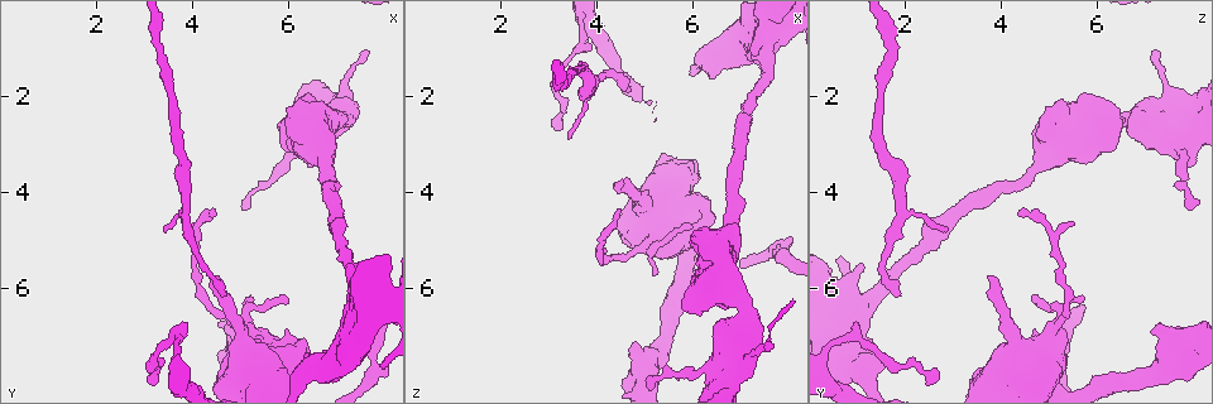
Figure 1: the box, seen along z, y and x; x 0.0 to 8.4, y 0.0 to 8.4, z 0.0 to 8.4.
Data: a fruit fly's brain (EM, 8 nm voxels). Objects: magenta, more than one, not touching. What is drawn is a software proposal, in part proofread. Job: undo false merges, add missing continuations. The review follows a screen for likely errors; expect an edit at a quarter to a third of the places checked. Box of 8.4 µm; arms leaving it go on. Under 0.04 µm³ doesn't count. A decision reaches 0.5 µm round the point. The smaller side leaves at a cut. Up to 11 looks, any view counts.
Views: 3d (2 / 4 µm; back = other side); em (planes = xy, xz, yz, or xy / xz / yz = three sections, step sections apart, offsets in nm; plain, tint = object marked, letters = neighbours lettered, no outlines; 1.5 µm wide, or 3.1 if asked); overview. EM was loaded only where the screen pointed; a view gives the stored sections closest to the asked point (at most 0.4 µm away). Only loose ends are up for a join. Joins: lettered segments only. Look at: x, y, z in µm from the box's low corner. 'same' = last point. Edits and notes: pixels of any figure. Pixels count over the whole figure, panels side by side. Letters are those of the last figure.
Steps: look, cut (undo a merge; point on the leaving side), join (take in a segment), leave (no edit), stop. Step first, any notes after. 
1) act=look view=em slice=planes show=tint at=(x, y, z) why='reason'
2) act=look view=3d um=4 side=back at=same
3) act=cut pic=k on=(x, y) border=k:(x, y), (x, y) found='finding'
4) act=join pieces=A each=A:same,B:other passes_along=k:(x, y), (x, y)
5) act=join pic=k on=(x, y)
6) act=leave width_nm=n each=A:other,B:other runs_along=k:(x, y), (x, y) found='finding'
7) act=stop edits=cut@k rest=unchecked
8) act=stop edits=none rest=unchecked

act=look view=em slice=xz step=8 show=letters at=(4.45, 4.40, 4.35) why='branch stops here'

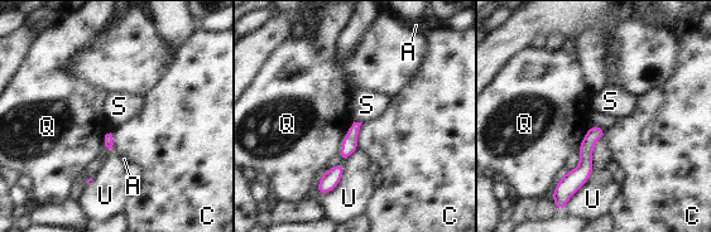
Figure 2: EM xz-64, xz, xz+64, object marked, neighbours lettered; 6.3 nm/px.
act=look view=em slice=planes show=letters at=same

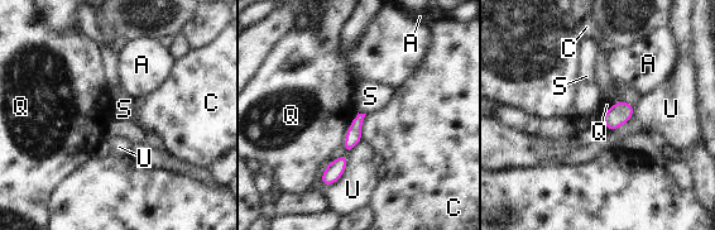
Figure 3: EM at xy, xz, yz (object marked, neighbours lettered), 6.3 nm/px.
act=leave each=A:other,C:other,Q:other,S:other,U:other runs_along=3:(360, 116), (344, 159), (327, 181) found='no lettered segment goes on from it'

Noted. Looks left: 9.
act=look view=3d um=4 at=(4.65, 6.15, 1.90) why='free end'

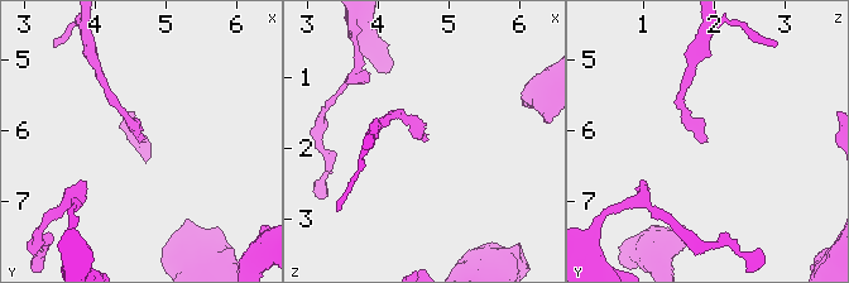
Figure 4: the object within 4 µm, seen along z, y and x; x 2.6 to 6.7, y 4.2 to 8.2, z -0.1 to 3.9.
act=look view=em slice=planes show=letters at=(4.65, 6.20, 1.90) why='now the EM'

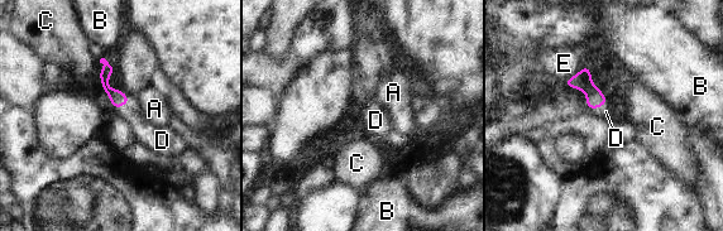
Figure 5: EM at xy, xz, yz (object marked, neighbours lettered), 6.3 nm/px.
act=join pieces=D longest_contact=E:140nm each=A:other,B:other,C:other,D:same,E:other passes_along=5:(582, 81), (598, 106), (606, 111) found='it goes on there'

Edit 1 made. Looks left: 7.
act=look view=overview

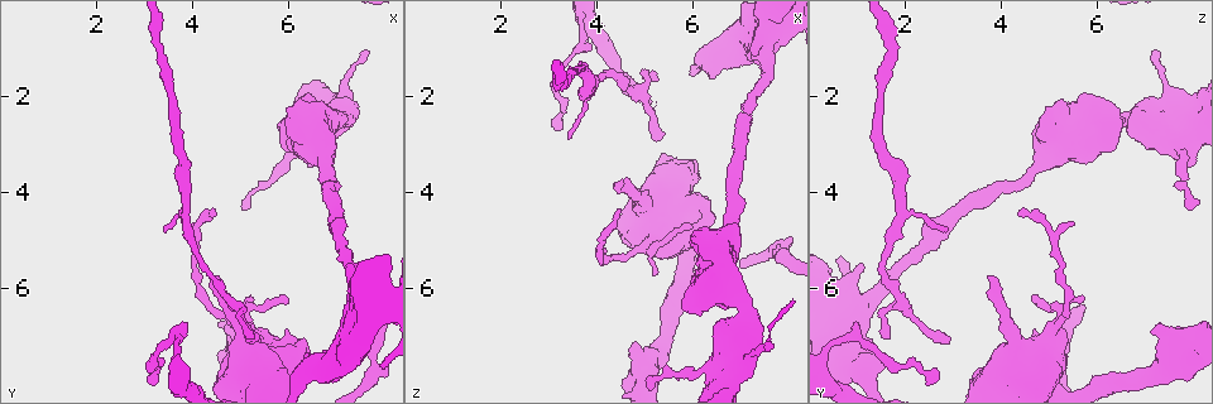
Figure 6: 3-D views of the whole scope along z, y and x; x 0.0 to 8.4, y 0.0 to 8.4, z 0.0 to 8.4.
act=look view=em slice=xz step=4 show=plain at=(6.40, 7.30, 1.55) why='branch stops here'

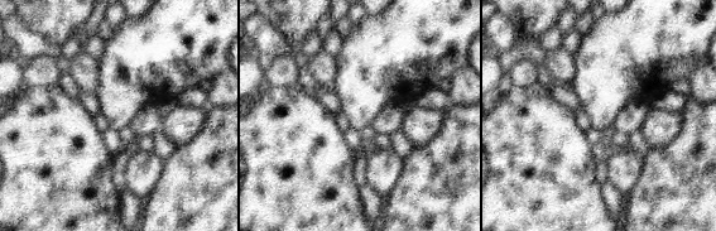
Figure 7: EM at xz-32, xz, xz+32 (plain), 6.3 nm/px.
act=look view=em slice=xz step=4 show=tint at=same why='with the object marked'

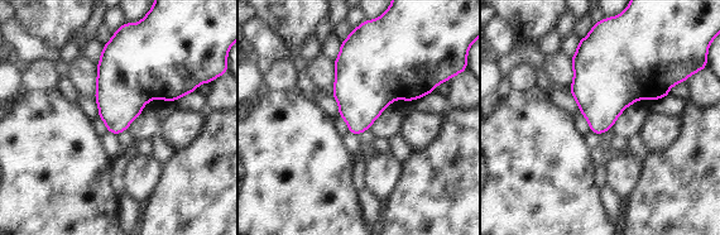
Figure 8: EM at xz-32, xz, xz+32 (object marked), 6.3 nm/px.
act=look view=em slice=xz step=4 show=letters at=same

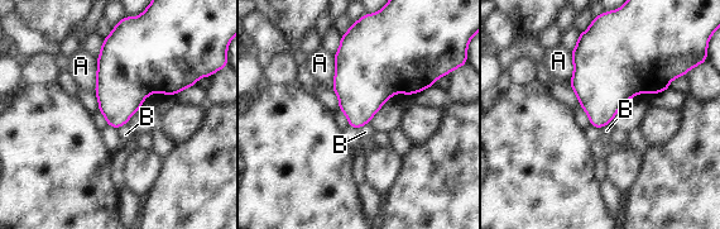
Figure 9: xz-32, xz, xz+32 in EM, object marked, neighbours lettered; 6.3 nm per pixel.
act=leave longest_contact=A:220nm each=A:other,B:other border=9:(571, 49), (572, 76), (569, 84) found='none of them fits'

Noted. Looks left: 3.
act=stop edits=join@5 rest=unchecked

